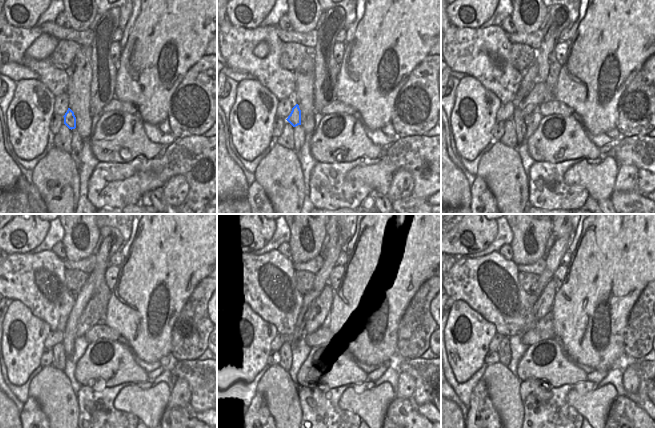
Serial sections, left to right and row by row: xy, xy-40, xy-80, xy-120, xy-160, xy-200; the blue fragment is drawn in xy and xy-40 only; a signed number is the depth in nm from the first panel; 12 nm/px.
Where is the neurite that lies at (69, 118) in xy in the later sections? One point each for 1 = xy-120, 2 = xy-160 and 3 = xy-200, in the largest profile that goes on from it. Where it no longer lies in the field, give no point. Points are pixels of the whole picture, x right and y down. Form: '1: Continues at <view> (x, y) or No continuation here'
1: Continues at xy-120 (92, 314)
2: Continues at xy-160 (319, 309)
3: Continues at xy-200 (543, 305)

